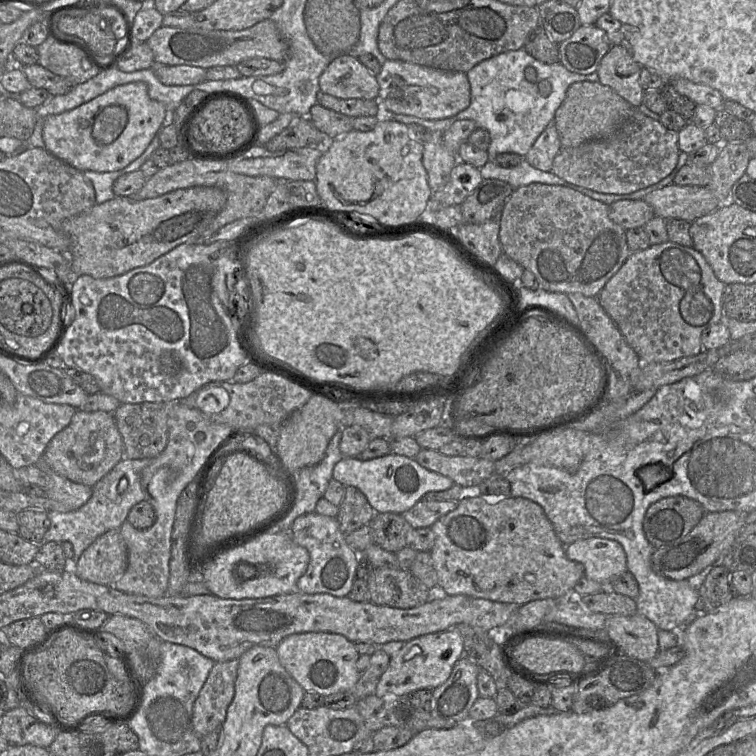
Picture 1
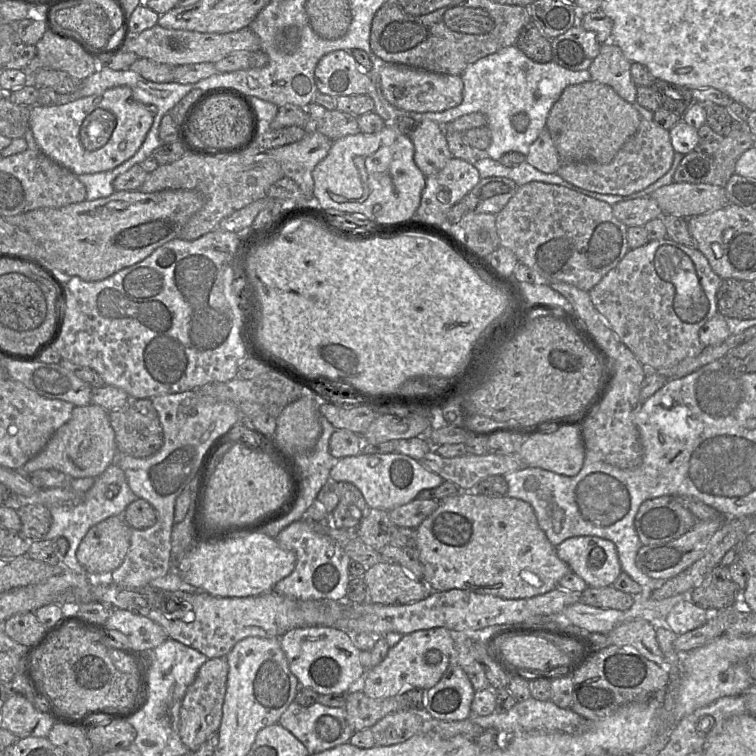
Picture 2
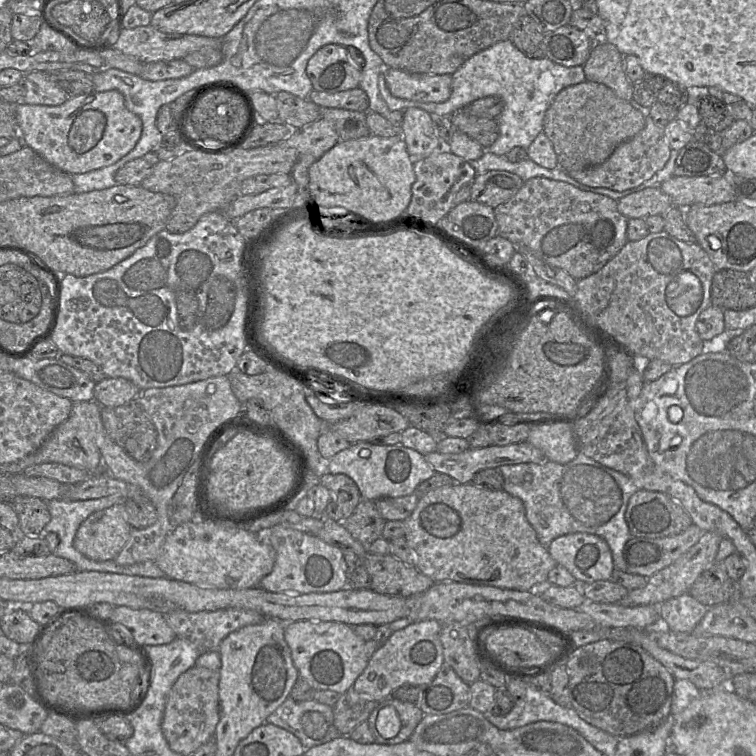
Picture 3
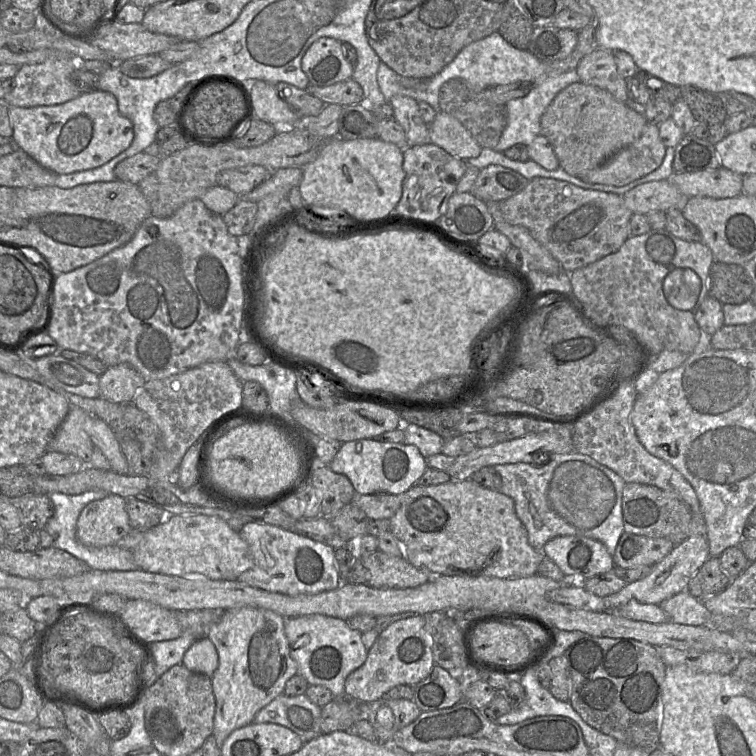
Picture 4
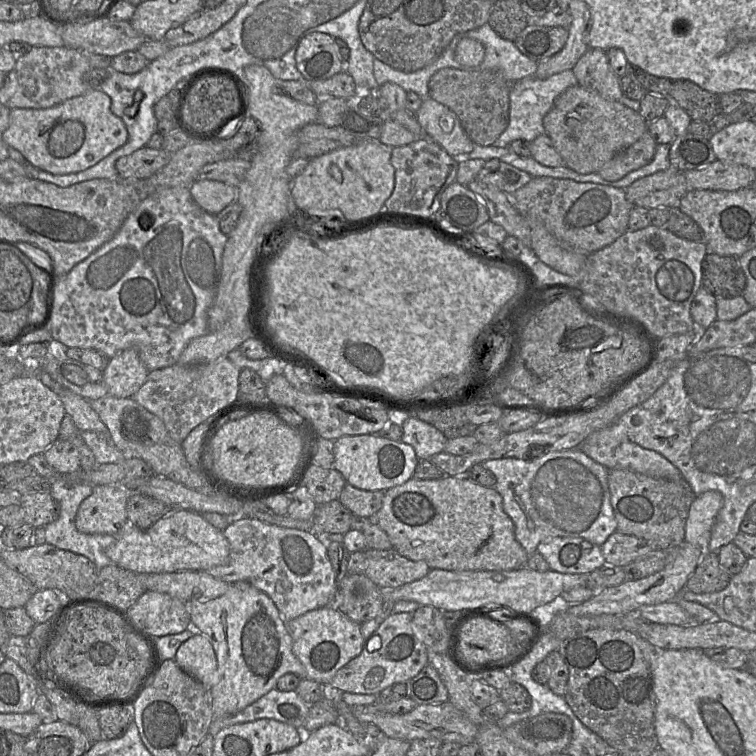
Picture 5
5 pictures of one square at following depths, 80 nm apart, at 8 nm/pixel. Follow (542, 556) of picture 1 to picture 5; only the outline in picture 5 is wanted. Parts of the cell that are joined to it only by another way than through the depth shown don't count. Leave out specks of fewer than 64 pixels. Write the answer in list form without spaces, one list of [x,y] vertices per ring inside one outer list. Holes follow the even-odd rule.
[[[447,476],[441,479],[421,480],[412,477],[405,483],[392,487],[384,492],[382,507],[374,516],[376,524],[387,533],[393,549],[400,555],[412,561],[424,561],[431,569],[443,569],[448,571],[509,571],[525,567],[529,555],[515,538],[514,524],[503,509],[503,499],[494,489],[482,486],[466,476]]]

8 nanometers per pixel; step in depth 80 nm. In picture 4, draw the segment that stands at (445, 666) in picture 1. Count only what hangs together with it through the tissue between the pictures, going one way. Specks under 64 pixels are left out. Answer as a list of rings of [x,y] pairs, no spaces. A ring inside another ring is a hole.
[[[411,615],[390,624],[382,631],[362,666],[350,673],[345,680],[345,693],[363,702],[374,702],[397,685],[414,686],[429,676],[435,666],[432,638],[425,630],[423,615]]]

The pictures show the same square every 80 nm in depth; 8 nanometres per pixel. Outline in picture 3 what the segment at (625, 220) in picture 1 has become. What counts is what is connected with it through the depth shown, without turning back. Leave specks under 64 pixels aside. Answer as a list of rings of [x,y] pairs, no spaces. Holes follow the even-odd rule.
[[[660,187],[642,189],[622,197],[617,202],[618,211],[628,219],[662,215],[671,206],[673,204],[670,197]]]

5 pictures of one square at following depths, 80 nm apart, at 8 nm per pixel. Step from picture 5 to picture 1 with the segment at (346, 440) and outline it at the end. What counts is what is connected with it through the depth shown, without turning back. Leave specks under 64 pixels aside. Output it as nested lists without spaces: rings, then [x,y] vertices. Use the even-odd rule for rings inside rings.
[[[395,453],[369,460],[343,457],[335,464],[332,478],[360,490],[376,513],[396,514],[409,510],[426,493],[447,490],[455,484],[450,478],[422,467],[415,459]]]

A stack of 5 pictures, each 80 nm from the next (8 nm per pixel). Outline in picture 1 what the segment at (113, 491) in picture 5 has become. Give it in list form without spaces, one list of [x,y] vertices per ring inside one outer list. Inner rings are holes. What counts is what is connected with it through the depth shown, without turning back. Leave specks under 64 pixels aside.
[[[120,529],[99,536],[81,554],[76,574],[95,584],[113,586],[123,576],[128,565],[128,551]]]

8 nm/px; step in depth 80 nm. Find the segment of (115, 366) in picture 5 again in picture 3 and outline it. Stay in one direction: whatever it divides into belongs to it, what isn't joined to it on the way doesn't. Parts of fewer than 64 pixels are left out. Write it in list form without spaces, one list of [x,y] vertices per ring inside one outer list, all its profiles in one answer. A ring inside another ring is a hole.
[[[105,377],[95,384],[94,401],[101,407],[117,407],[132,401],[139,391],[138,387],[127,379]]]

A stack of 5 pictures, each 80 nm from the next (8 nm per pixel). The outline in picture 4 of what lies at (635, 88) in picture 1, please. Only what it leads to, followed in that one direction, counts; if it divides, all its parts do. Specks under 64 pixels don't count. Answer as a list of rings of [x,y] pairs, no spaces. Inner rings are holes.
[[[594,47],[576,68],[580,82],[608,91],[618,101],[628,99],[626,80],[618,73],[614,53]]]

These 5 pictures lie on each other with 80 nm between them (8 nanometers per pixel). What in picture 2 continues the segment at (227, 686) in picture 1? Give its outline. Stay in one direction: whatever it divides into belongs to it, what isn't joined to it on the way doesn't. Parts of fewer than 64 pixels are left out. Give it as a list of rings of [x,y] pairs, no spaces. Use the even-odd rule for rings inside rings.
[[[225,657],[208,659],[185,693],[180,709],[179,736],[190,752],[196,752],[211,735],[218,732],[223,715],[228,669]]]

